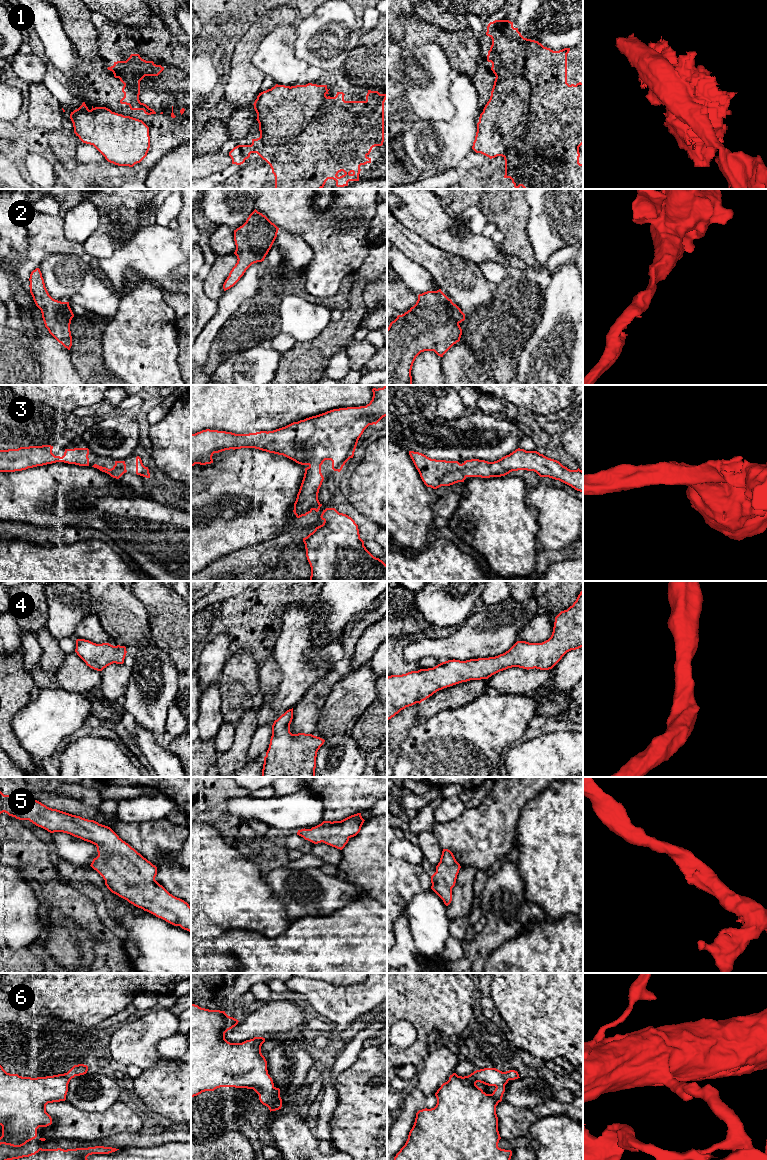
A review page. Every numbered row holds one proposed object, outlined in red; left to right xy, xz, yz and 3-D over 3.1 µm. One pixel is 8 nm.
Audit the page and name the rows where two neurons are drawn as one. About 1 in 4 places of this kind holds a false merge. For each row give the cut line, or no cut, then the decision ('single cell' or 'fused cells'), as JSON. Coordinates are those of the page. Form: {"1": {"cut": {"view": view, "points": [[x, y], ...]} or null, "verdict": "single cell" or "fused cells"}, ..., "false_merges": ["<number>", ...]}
{"1": {"cut": null, "verdict": "single cell"}, "2": {"cut": null, "verdict": "single cell"}, "3": {"cut": null, "verdict": "single cell"}, "4": {"cut": null, "verdict": "single cell"}, "5": {"cut": null, "verdict": "single cell"}, "6": {"cut": null, "verdict": "single cell"}, "false_merges": []}

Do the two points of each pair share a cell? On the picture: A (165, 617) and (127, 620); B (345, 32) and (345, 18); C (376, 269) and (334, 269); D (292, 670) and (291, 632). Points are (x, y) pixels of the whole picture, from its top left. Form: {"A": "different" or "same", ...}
{"A": "different", "B": "same", "C": "different", "D": "same"}

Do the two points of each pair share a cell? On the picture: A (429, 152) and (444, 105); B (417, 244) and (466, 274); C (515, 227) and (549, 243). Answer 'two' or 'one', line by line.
A: two
B: one
C: two

